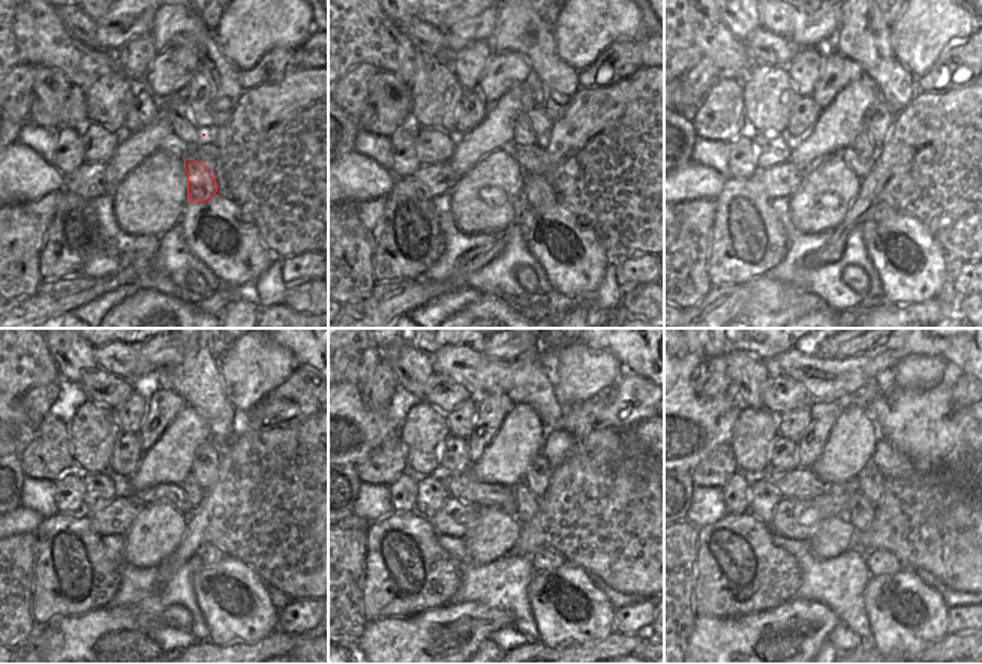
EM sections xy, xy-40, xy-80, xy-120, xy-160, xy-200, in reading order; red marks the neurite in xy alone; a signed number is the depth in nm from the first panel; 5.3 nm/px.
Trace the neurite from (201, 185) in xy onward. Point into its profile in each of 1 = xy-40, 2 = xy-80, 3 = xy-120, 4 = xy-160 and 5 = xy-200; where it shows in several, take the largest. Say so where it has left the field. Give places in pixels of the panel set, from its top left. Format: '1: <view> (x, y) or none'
1: xy-40 (537, 194)
2: xy-80 (880, 212)
3: xy-120 (207, 555)
4: xy-160 (544, 559)
5: xy-200 (880, 562)

